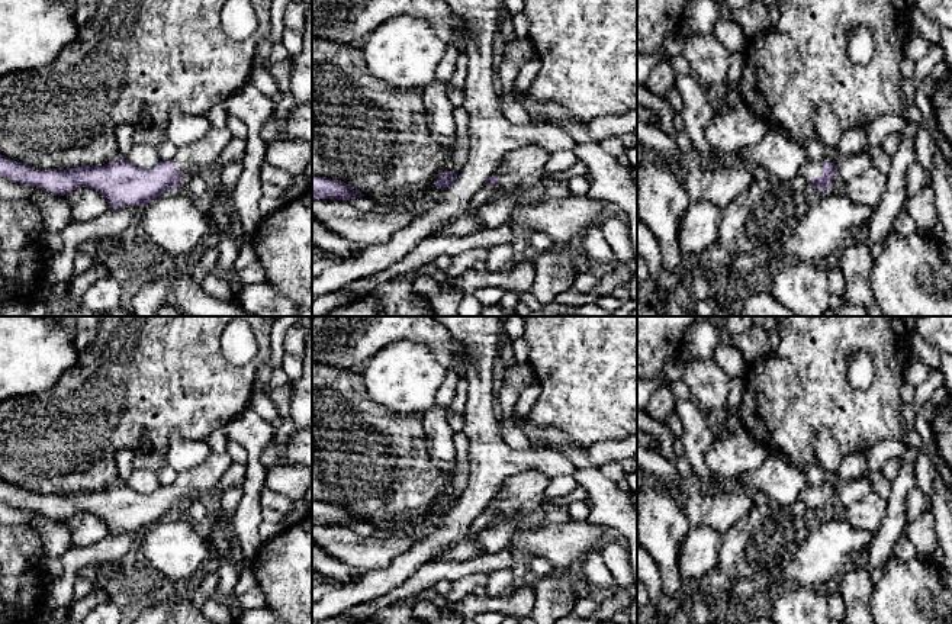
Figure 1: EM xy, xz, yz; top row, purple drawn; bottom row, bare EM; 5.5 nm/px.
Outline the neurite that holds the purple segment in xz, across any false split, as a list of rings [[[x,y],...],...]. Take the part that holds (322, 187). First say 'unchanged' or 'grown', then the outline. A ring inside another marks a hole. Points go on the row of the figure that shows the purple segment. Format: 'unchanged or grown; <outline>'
unchanged; [[[312,176],[312,200],[316,199],[337,199],[347,202],[354,197],[364,196],[363,193],[354,190],[350,184],[331,180],[319,176]]]

